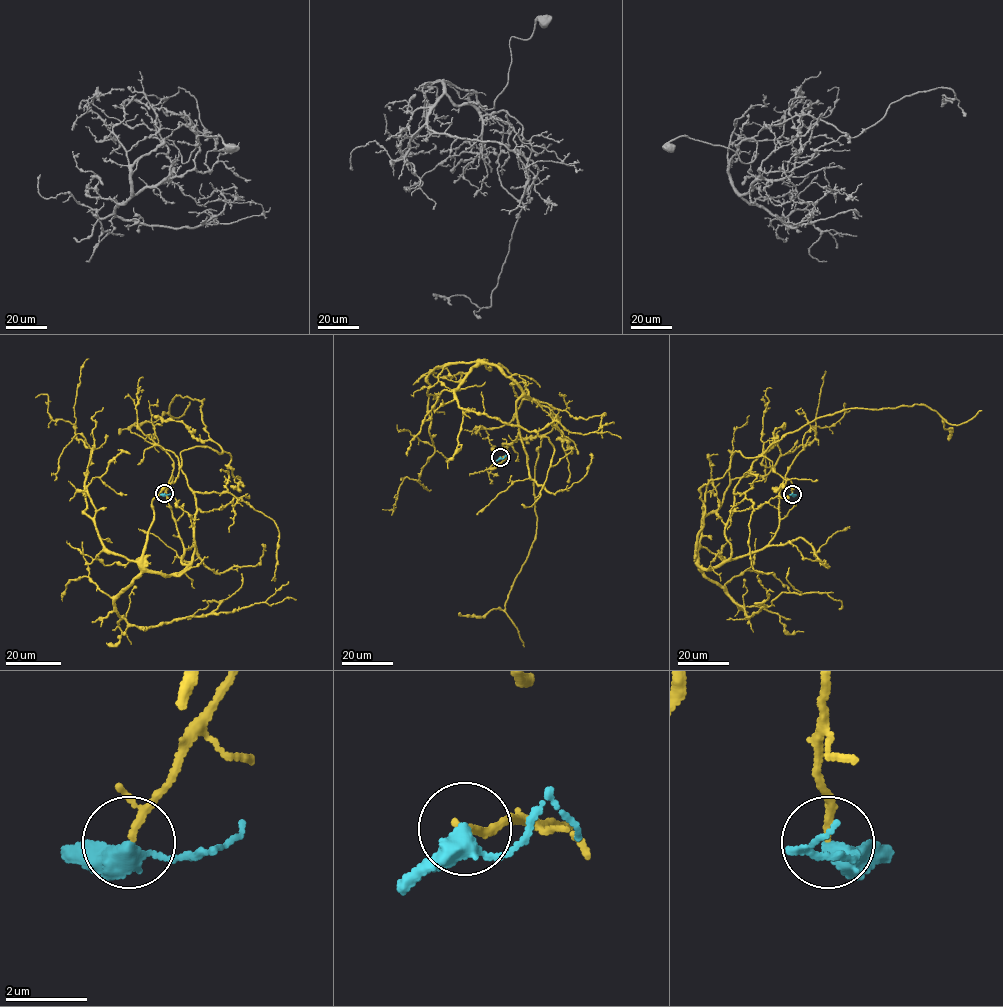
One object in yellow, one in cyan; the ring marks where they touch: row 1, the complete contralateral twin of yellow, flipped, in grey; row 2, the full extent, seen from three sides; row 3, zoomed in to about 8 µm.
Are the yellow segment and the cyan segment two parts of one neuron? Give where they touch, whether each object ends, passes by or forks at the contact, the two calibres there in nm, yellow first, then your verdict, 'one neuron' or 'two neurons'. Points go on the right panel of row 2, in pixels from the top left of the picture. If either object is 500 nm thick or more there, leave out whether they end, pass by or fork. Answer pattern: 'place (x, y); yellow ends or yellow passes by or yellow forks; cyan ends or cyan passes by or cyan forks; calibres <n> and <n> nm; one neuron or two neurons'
place (792, 494); yellow passes by; cyan passes by; calibres 120 and 380 nm; one neuron

